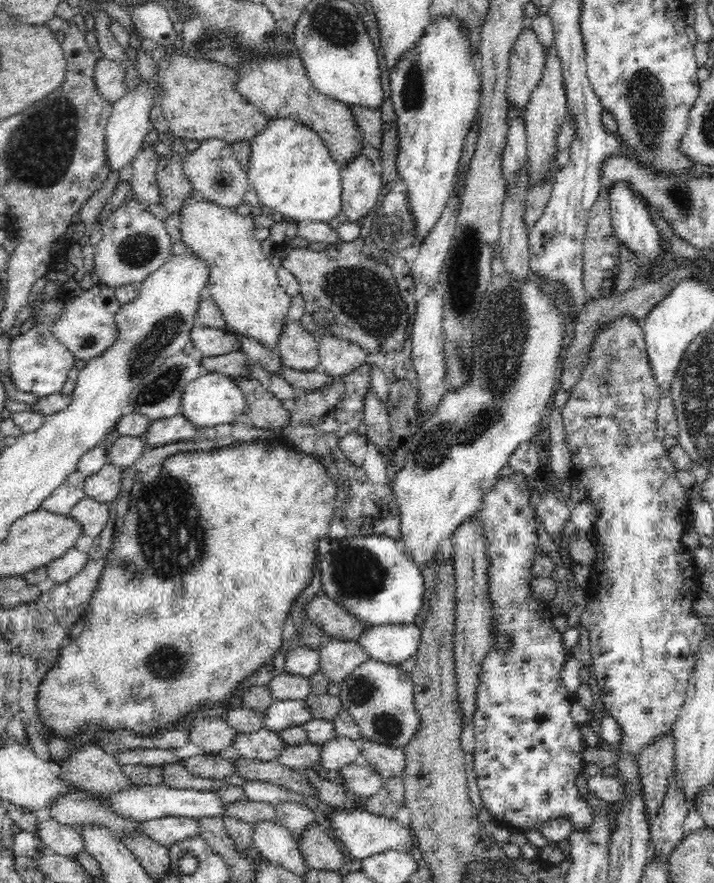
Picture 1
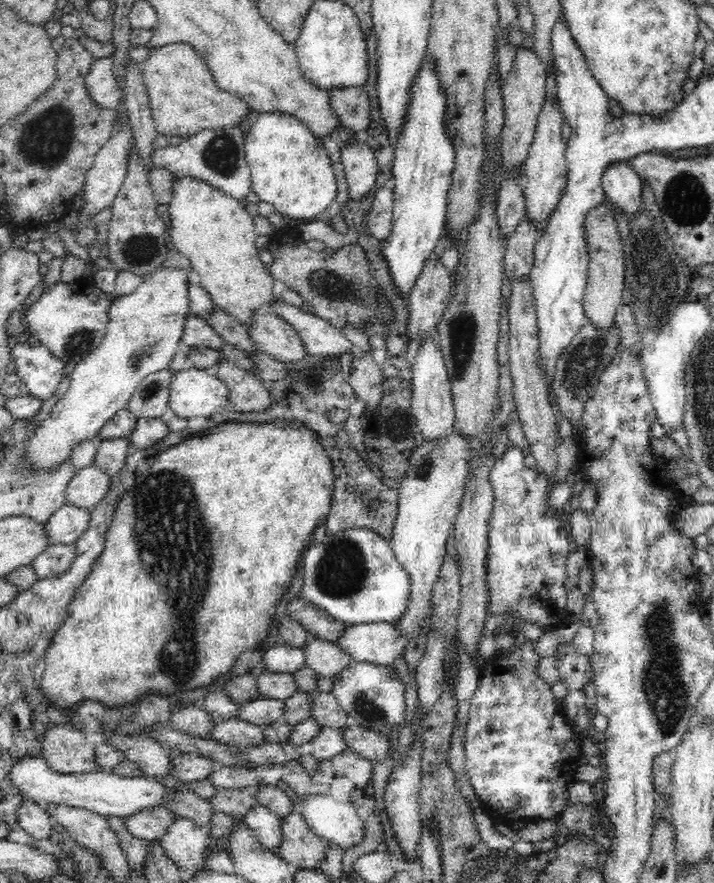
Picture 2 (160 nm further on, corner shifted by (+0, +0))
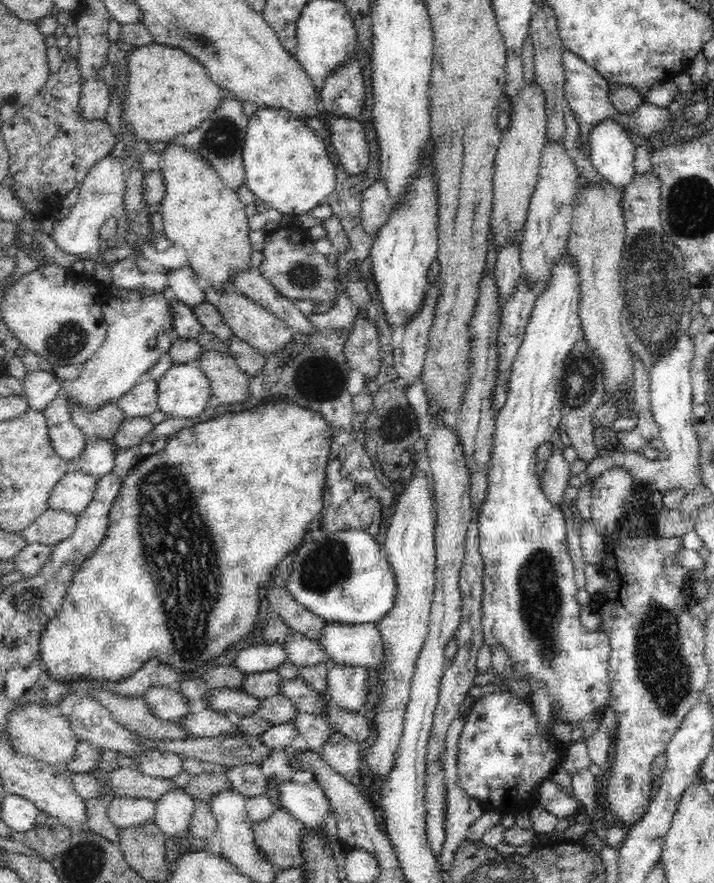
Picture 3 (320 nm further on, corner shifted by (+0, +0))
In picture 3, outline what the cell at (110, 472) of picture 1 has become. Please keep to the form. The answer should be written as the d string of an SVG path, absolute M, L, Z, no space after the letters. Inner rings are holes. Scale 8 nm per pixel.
M85 471L67 472L49 494L49 508L78 516L92 500L98 478Z

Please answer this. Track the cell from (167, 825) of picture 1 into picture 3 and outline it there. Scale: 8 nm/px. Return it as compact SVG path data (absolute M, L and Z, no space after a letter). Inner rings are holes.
M118 797L109 802L108 818L119 829L148 825L156 816L156 804L146 798Z

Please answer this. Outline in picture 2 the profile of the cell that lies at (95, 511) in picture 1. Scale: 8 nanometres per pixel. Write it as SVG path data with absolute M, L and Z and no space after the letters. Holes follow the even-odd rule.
M72 504L62 505L45 520L46 531L50 532L52 545L73 545L90 526L91 512Z

